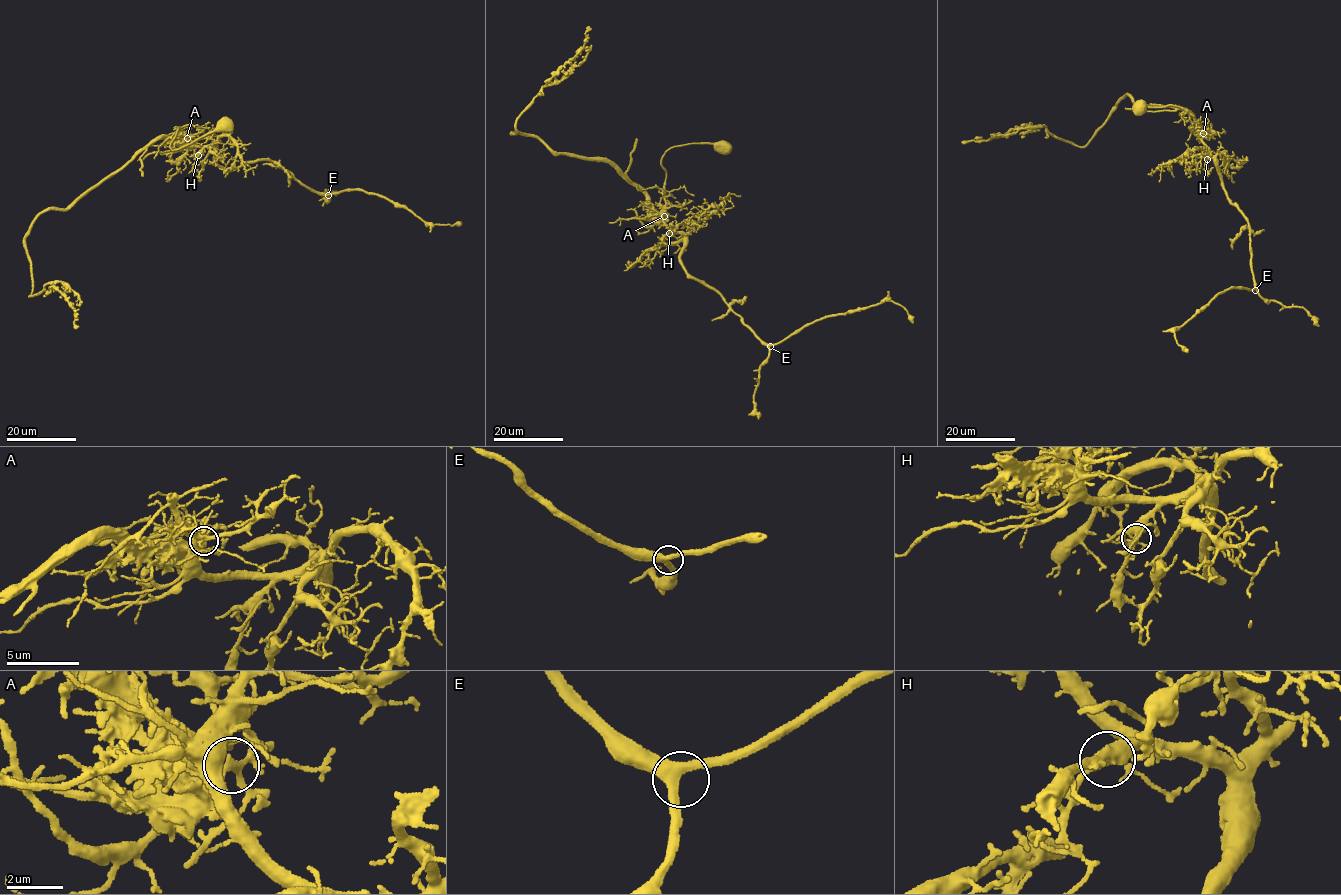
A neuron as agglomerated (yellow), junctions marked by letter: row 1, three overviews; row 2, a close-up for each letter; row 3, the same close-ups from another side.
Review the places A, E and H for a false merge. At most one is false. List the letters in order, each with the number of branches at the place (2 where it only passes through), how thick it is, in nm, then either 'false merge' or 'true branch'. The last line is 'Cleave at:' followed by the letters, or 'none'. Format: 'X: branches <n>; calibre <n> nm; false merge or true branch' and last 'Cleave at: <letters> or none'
A: branches 3; calibre 240 nm; false merge
E: branches 3; calibre 360 nm; true branch
H: branches 3; calibre 360 nm; true branch
Cleave at: A

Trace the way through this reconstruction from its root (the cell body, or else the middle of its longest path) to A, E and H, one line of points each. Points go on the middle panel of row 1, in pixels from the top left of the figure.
A: (722, 146), (694, 142), (671, 147), (666, 151), (661, 163), (665, 172), (665, 202), (661, 213), (663, 216)
E: (722, 146), (694, 142), (666, 151), (662, 217), (684, 236), (680, 257), (687, 274), (718, 291), (770, 346)
H: (722, 146), (694, 142), (671, 147), (664, 153), (661, 163), (665, 172), (662, 217), (674, 231), (669, 233)

